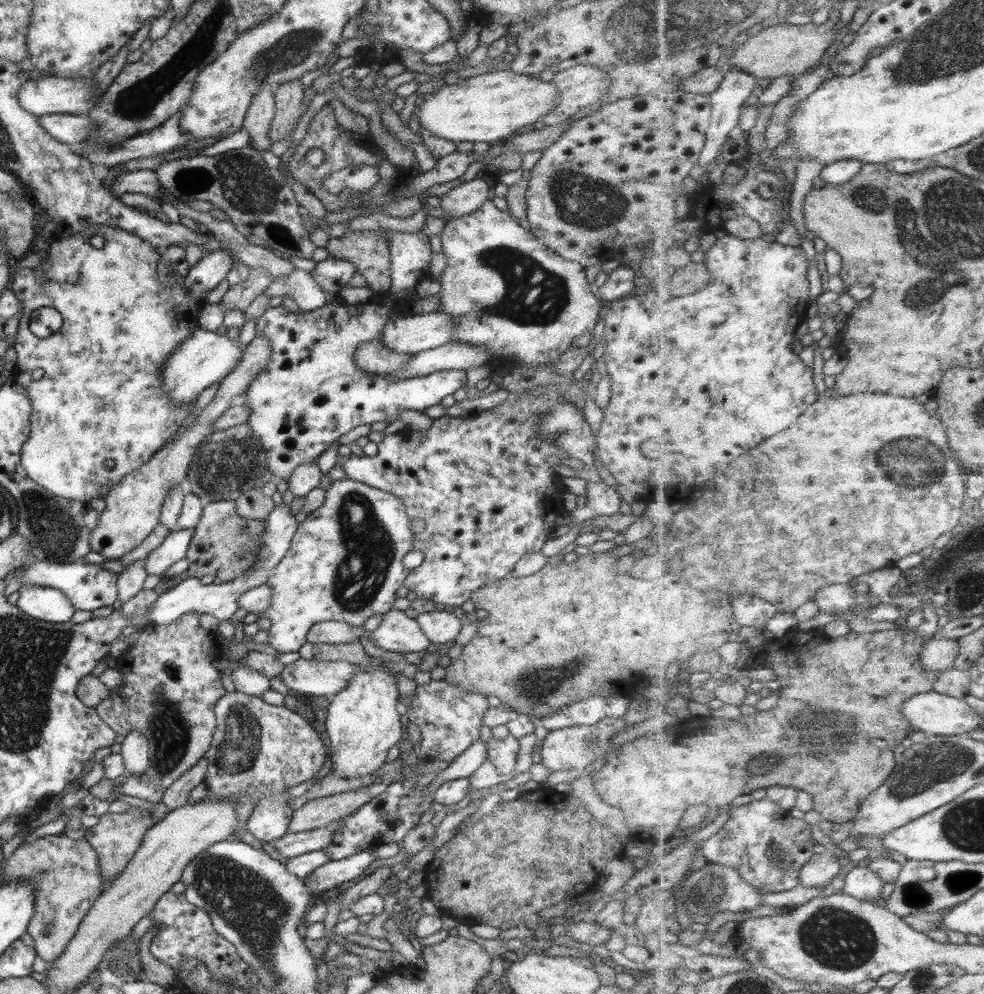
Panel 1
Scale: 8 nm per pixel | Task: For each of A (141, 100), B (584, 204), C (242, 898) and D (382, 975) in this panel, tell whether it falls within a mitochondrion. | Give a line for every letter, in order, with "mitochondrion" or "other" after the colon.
A: mitochondrion
B: mitochondrion
C: mitochondrion
D: other

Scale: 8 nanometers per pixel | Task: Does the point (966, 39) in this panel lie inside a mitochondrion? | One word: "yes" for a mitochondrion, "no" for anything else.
yes

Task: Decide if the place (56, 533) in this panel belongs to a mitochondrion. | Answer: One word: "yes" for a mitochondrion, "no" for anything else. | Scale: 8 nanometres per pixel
yes

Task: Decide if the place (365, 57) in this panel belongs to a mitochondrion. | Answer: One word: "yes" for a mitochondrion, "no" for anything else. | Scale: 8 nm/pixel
no

